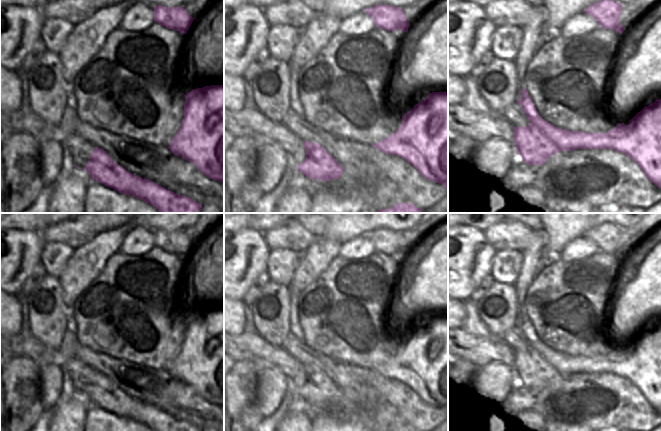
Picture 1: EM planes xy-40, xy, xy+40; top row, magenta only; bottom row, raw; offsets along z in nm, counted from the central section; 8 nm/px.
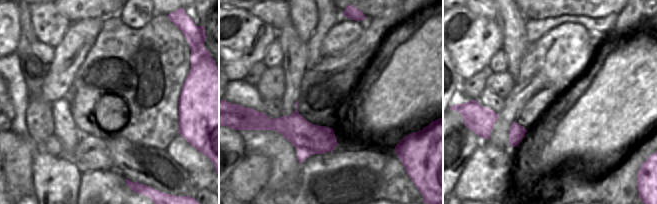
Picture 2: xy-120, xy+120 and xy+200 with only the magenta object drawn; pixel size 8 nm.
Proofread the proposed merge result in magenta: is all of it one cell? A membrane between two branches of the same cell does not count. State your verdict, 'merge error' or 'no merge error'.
merge error

